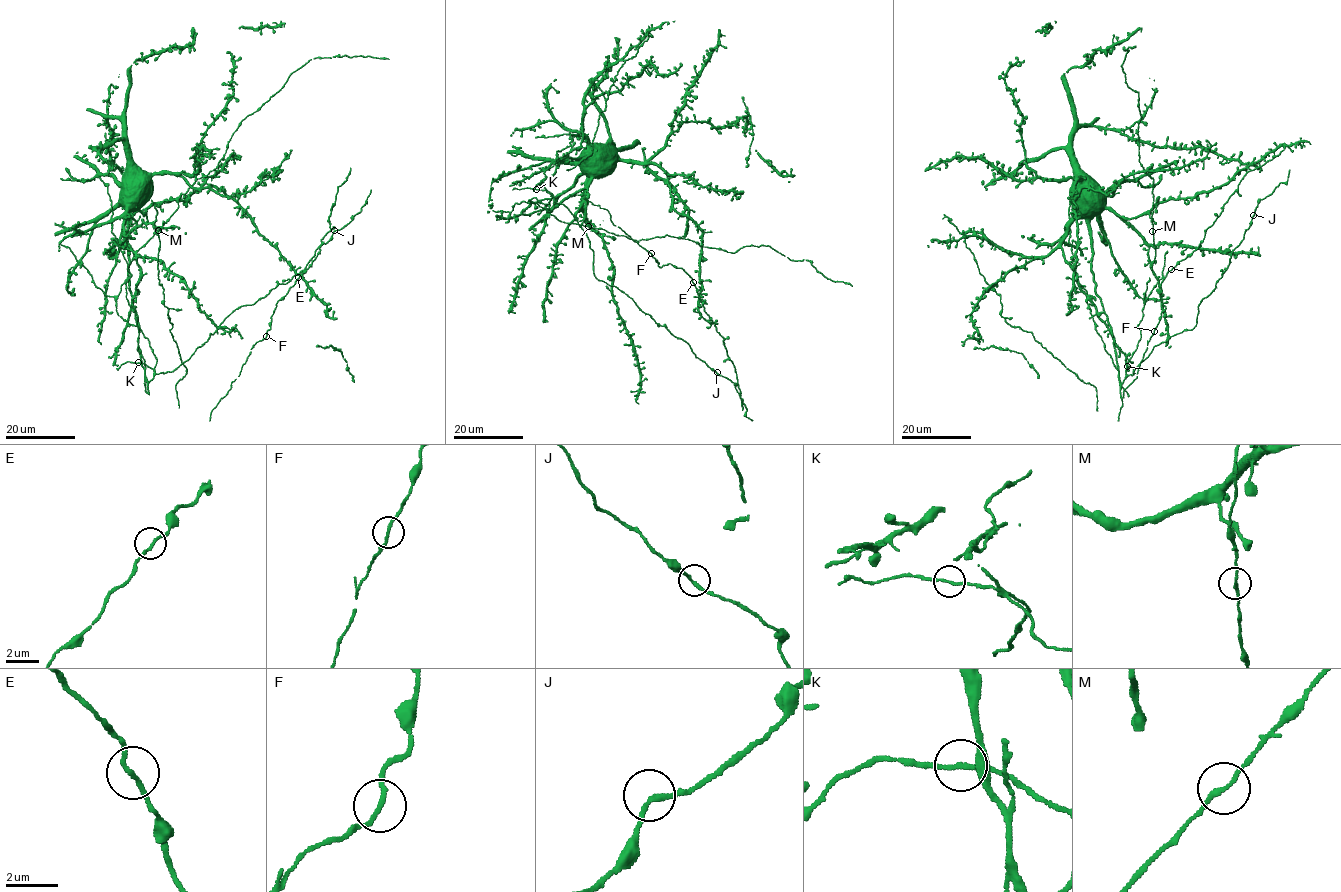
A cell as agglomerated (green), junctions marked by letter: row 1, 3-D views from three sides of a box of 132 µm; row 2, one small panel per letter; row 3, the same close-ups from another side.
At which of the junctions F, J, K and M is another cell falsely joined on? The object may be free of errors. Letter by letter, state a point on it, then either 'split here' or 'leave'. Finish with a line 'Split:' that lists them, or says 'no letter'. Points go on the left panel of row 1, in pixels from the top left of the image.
F: place (266, 336); leave
J: place (334, 230); leave
K: place (138, 362); leave
M: place (158, 230); leave
Split: no letter

